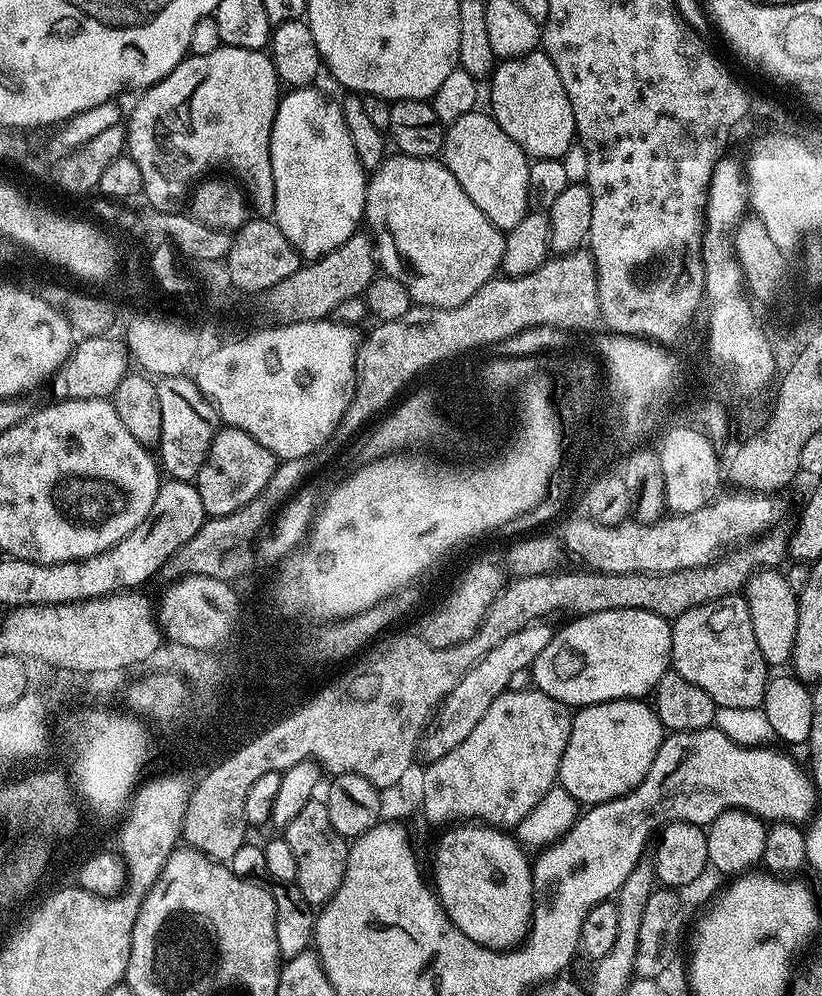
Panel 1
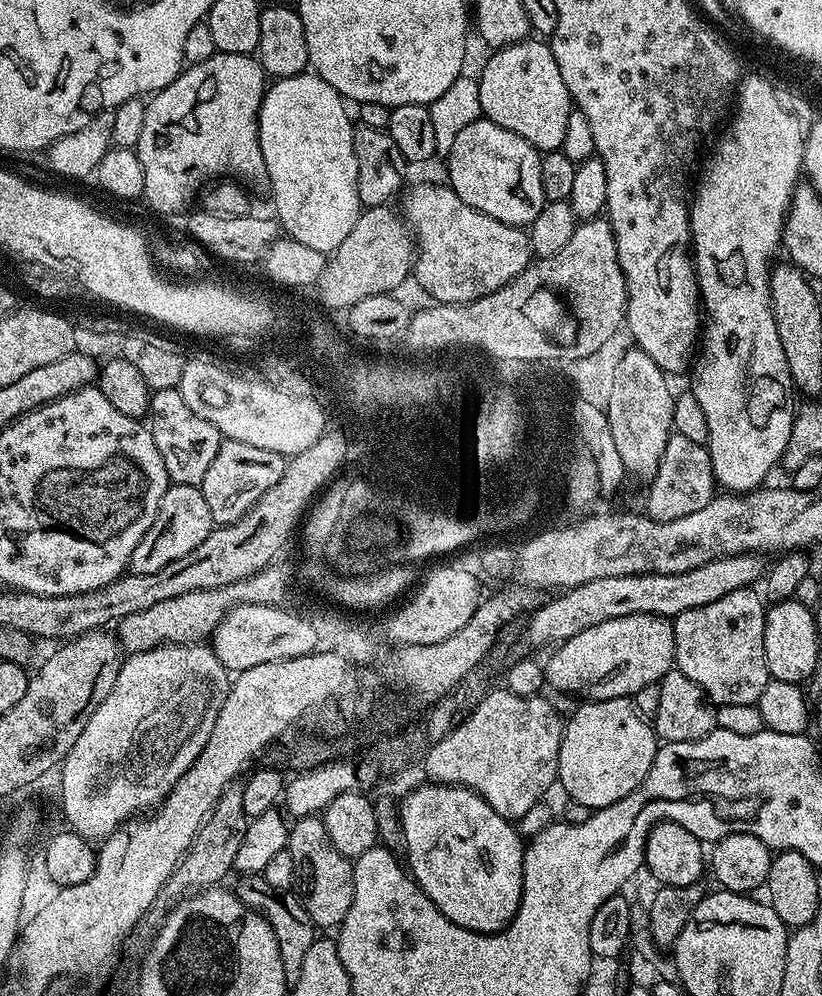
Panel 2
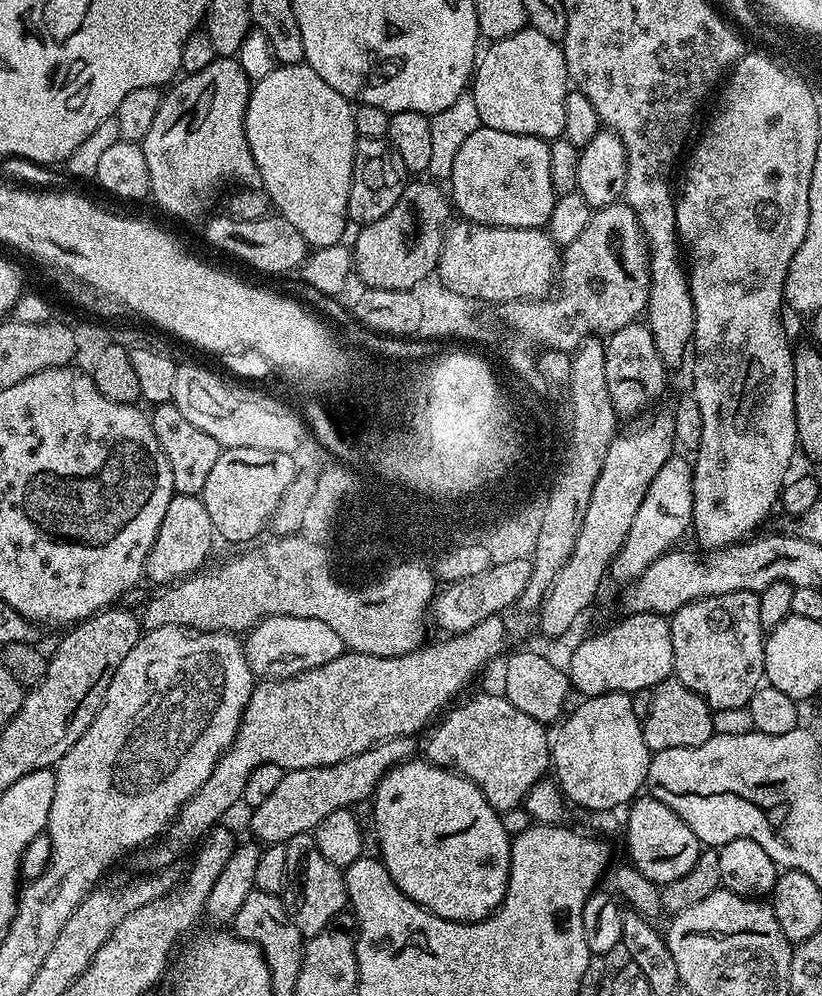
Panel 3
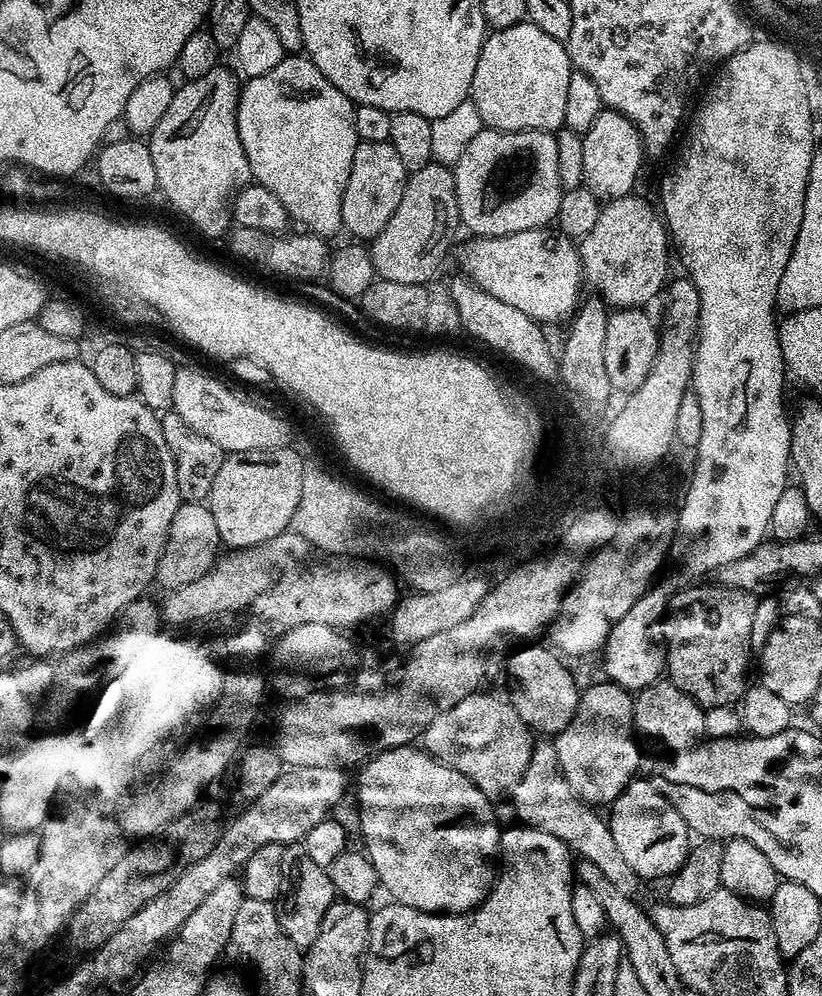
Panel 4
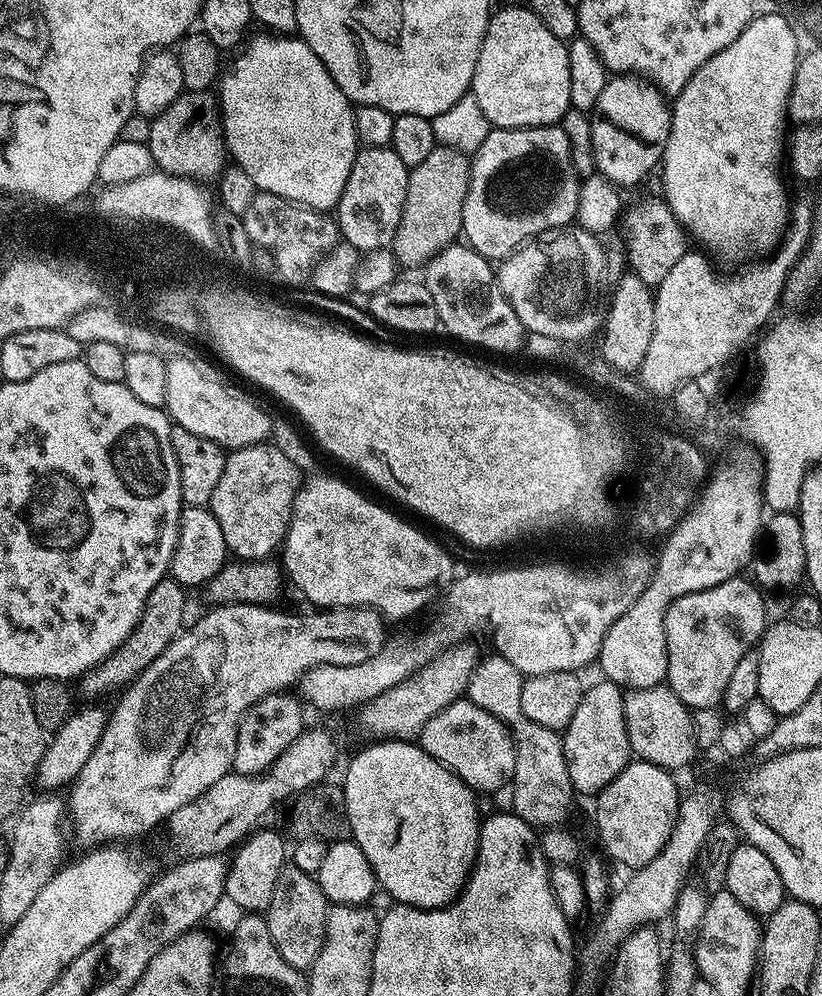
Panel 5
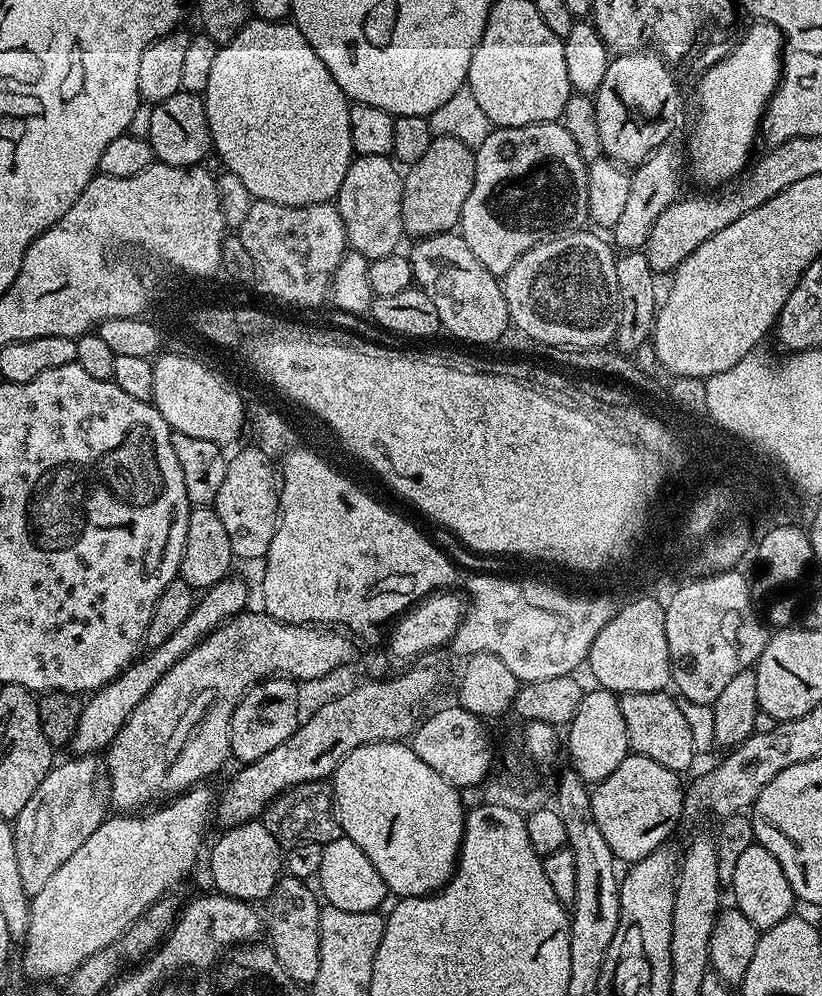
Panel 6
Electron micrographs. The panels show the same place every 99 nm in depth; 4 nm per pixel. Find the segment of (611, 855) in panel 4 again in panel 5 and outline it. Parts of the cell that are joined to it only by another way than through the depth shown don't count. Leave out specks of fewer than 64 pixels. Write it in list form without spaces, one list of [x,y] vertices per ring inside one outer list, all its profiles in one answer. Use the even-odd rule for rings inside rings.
[[[481,659],[477,663],[466,696],[474,702],[474,706],[482,706],[482,710],[494,714],[507,724],[512,741],[516,743],[516,761],[510,785],[511,811],[537,830],[563,825],[564,819],[572,812],[574,797],[568,763],[564,757],[564,737],[559,731],[539,725],[526,716],[522,704],[525,676],[509,660],[495,659]]]

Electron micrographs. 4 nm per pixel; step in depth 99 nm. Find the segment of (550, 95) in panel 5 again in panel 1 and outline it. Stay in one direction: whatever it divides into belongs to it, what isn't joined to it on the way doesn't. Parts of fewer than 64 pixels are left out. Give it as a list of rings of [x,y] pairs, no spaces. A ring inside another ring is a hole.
[[[543,50],[519,56],[513,60],[500,60],[491,77],[493,120],[518,142],[518,146],[532,160],[561,159],[577,139],[574,110],[566,98],[566,86],[554,70],[554,62]]]

